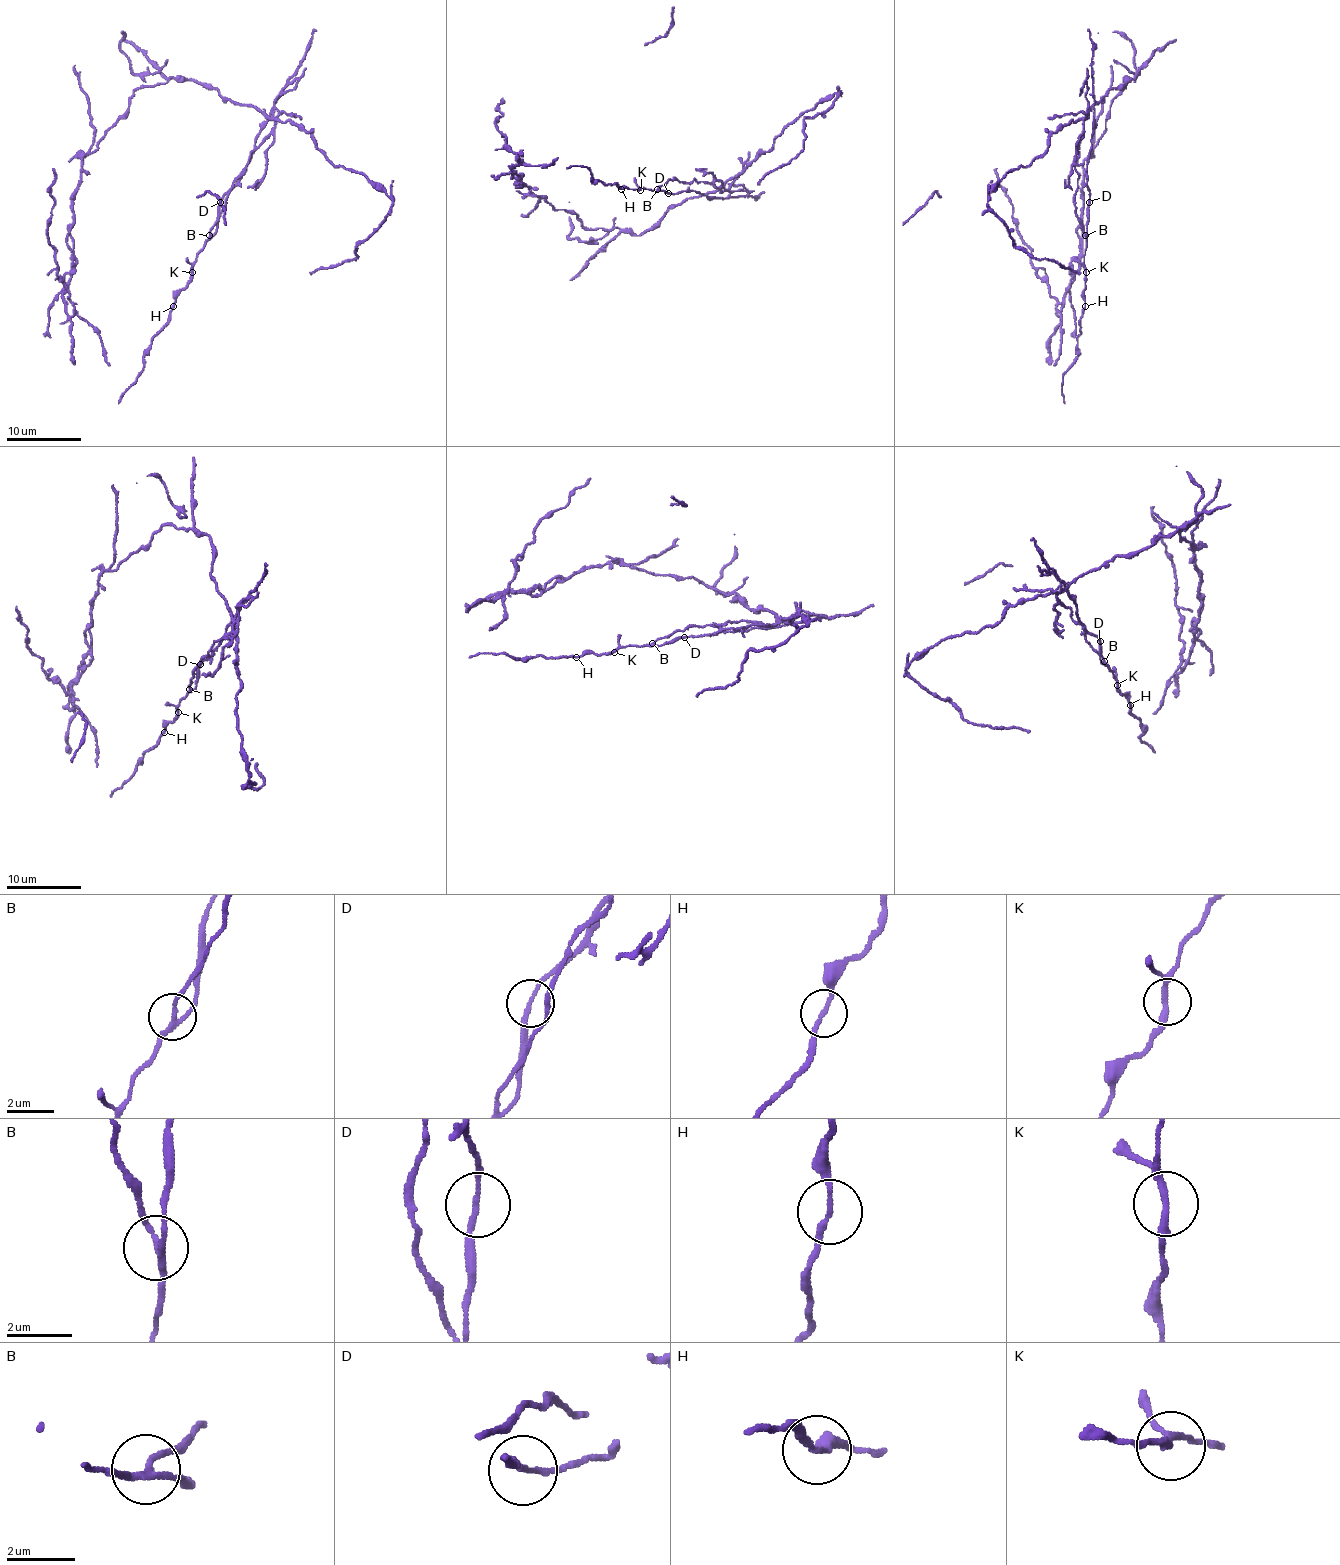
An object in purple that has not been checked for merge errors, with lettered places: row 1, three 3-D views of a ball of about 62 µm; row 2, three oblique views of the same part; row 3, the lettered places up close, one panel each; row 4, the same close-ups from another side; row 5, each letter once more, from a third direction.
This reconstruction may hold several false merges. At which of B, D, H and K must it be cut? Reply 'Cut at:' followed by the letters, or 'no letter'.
Cut at: B

